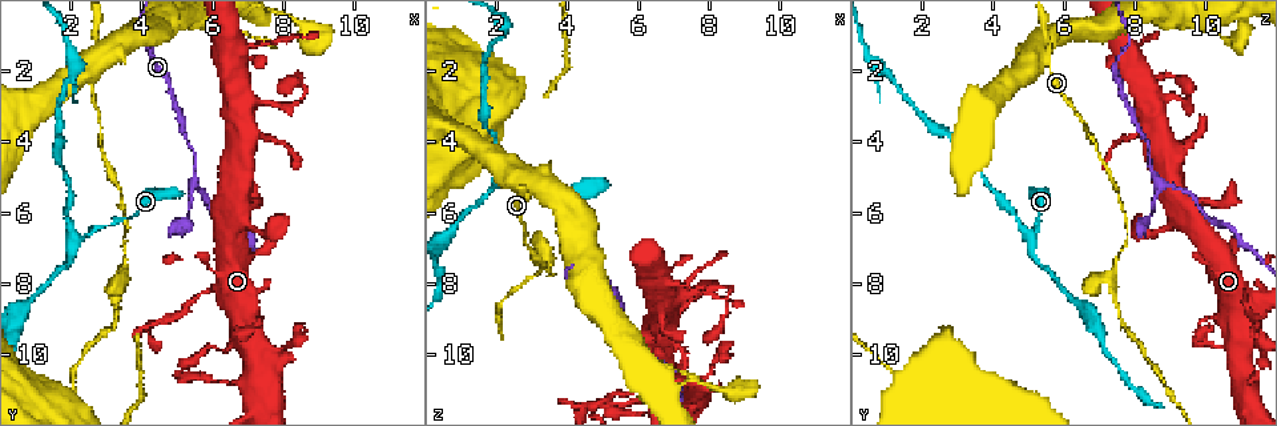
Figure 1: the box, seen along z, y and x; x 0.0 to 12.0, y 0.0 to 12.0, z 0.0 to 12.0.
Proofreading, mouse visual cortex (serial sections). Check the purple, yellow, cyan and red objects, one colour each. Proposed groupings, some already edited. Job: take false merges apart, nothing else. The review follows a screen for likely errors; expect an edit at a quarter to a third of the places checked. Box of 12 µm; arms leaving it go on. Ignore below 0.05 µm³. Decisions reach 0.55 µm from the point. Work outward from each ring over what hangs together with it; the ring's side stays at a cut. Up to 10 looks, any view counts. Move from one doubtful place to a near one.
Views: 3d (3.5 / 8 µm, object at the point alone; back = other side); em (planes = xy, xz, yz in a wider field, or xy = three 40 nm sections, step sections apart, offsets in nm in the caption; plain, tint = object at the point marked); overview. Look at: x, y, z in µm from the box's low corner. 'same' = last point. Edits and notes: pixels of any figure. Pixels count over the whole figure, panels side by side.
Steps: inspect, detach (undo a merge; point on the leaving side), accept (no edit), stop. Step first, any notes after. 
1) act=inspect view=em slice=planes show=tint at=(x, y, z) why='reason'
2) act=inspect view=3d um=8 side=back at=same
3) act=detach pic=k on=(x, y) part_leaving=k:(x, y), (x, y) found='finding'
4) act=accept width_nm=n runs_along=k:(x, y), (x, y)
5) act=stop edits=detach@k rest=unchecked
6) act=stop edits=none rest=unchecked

act=inspect view=3d um=3.5 at=(2.9, 1.6, 5.2) why='calibre changes'

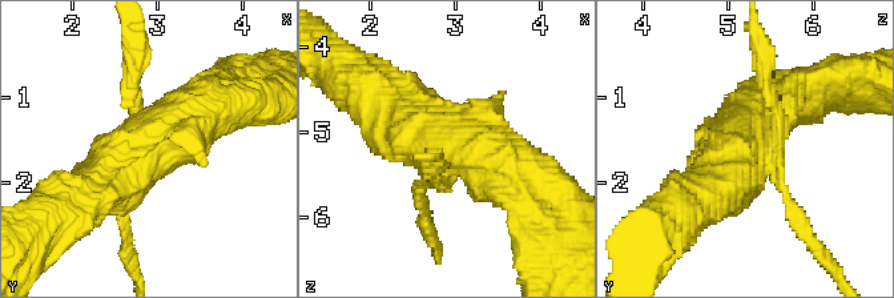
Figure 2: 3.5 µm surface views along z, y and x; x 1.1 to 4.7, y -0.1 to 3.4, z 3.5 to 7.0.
act=inspect view=em slice=xy step=2 show=tint at=(2.90, 1.55, 5.25) why='now the EM'

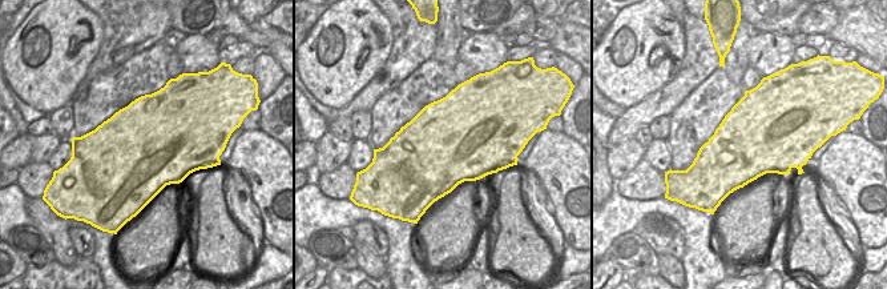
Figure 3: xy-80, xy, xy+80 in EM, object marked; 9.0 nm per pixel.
act=detach pic=2 on=(727, 117) part_leaving=2:(137, 157), (157, 137), (230, 100) found='a second cell is stuck on'

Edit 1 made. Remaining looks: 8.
act=inspect view=overview

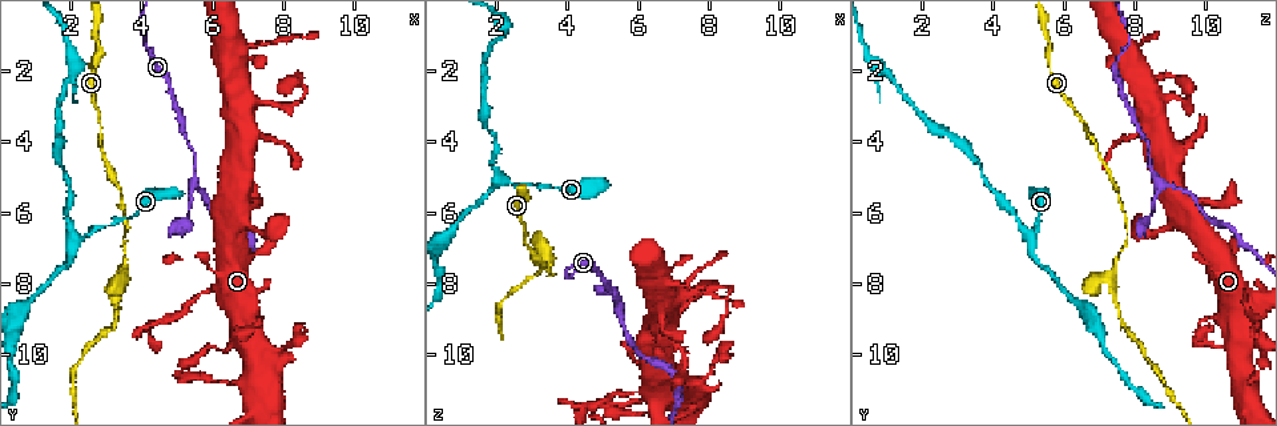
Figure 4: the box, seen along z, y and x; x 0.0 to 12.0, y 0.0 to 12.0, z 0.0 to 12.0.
act=inspect view=em slice=planes show=tint at=(8.7, 2.6, 8.1) why='sharp bend'

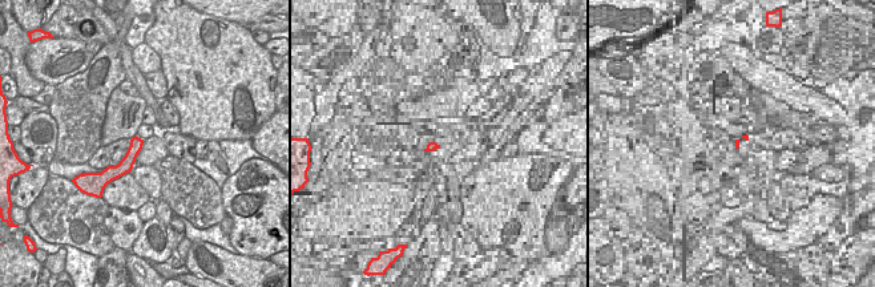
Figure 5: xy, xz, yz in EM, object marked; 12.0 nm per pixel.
act=inspect view=3d um=3.5 at=same

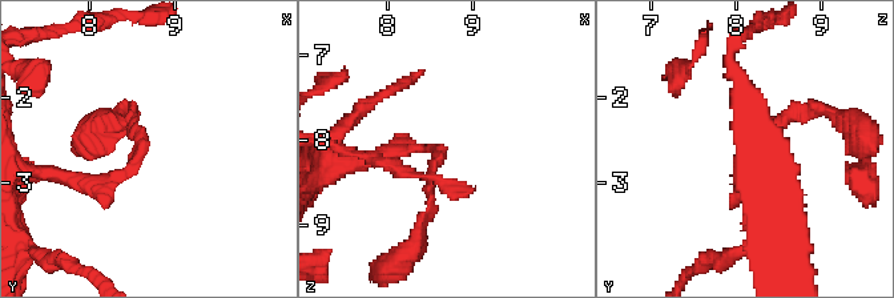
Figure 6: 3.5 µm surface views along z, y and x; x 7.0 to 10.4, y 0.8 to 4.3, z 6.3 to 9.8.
act=accept arm_widths_nm=150,200 runs_along=6:(68, 178), (113, 178), (137, 158), (125, 113) found='one cell here'

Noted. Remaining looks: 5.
act=inspect view=3d um=3.5 at=(5.5, 5.2, 8.7) why='branch point'

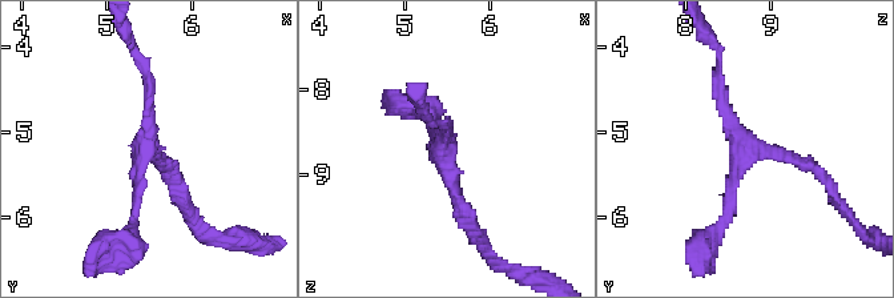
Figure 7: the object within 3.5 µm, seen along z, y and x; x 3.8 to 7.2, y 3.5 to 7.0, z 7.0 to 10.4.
act=inspect view=em slice=xy step=3 show=tint at=(5.45, 5.15, 8.70) arms=3 arm_widths_nm=100,150,150 why='shape alone is not enough'

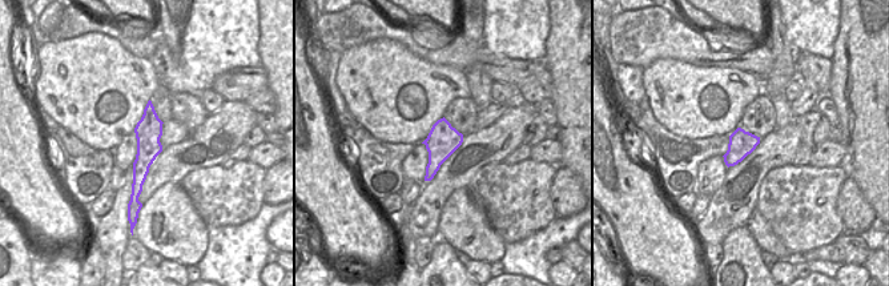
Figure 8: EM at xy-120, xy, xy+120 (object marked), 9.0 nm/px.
act=accept width_nm=280 runs_along=7:(717, 64), (737, 137), (820, 173) found='one cell here'

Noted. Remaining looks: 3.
act=inspect view=3d um=3.5 at=(5.8, 8.2, 11.0) why='sudden change in width'

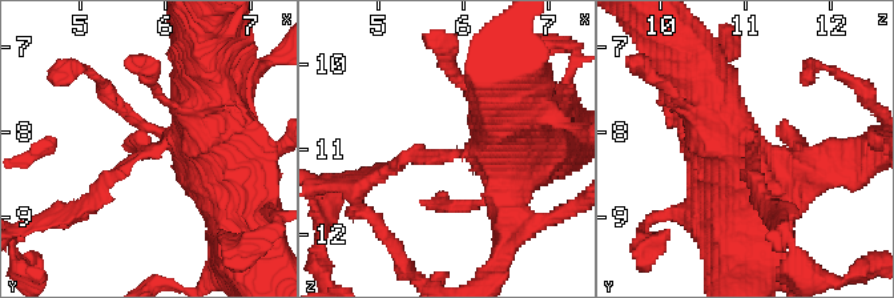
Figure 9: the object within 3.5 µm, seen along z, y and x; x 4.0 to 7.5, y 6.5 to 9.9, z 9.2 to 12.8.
act=inspect view=em slice=xy step=2 show=plain at=(5.80, 8.25, 11.05) why='shape alone is not enough'

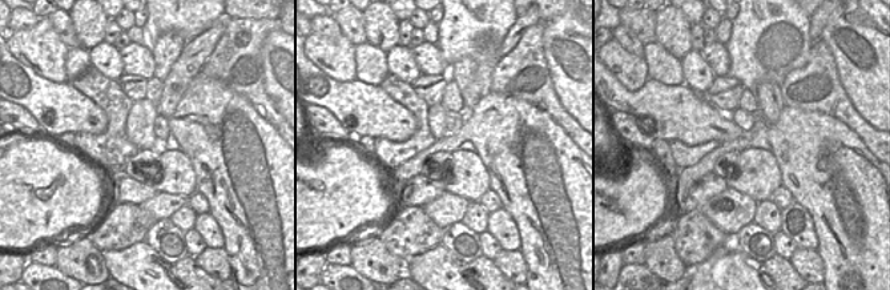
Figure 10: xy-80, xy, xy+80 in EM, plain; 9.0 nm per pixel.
act=inspect view=em slice=xy step=2 show=tint at=same

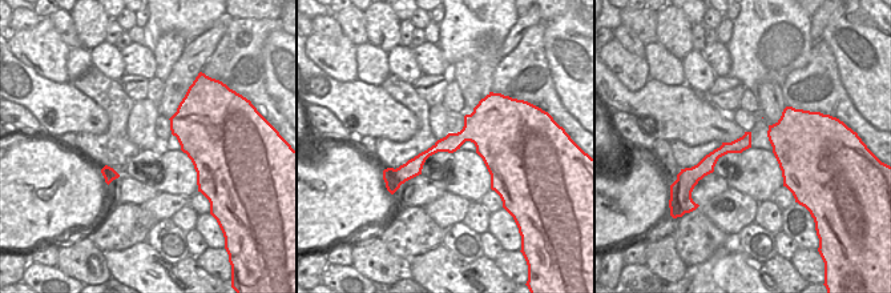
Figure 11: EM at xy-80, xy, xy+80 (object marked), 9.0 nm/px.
act=accept arm_widths_nm=150,700 runs_along=9:(225, 127), (143, 152), (85, 204) found='continuous, no second cell'

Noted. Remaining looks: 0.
act=stop edits=detach@2 rest=unchecked

